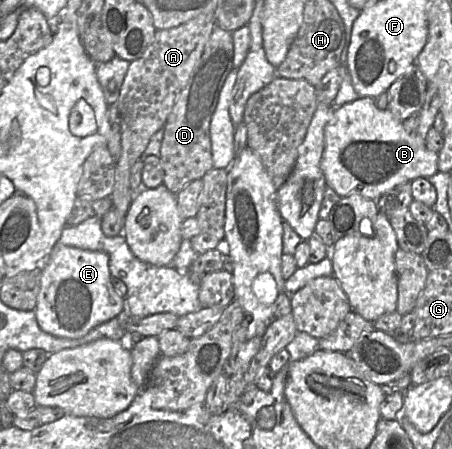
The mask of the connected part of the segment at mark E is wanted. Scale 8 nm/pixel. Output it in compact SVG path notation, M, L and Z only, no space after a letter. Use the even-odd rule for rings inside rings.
M57 243L41 271L34 309L39 327L56 337L76 339L116 317L126 308L126 303L115 291L112 279L106 253Z

